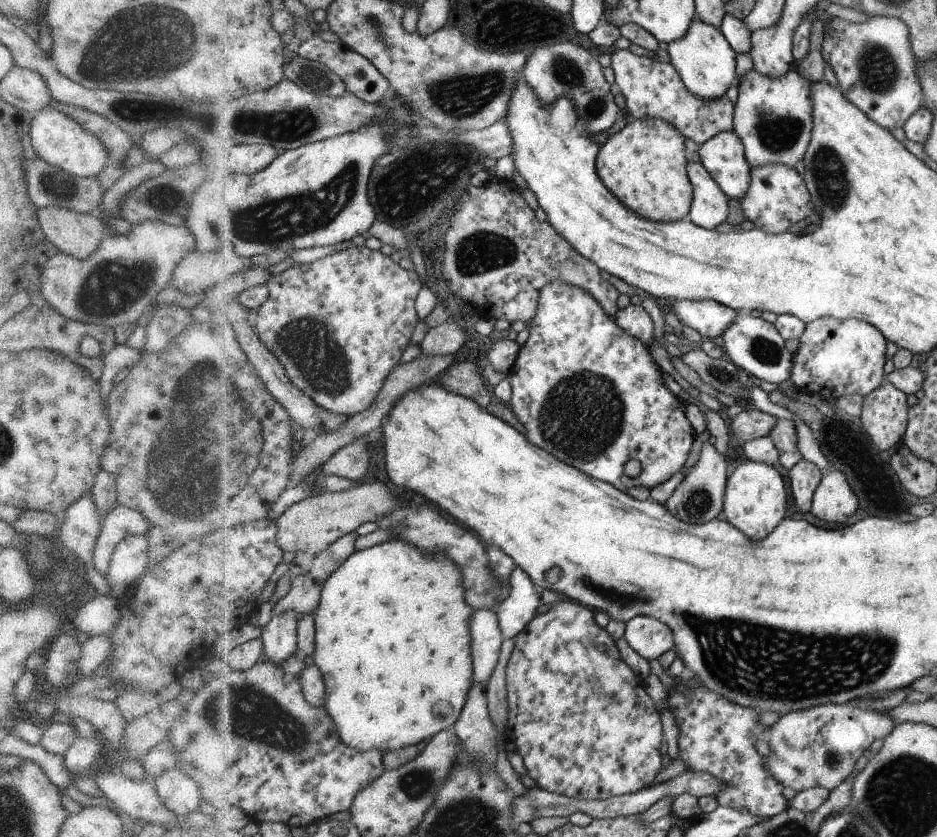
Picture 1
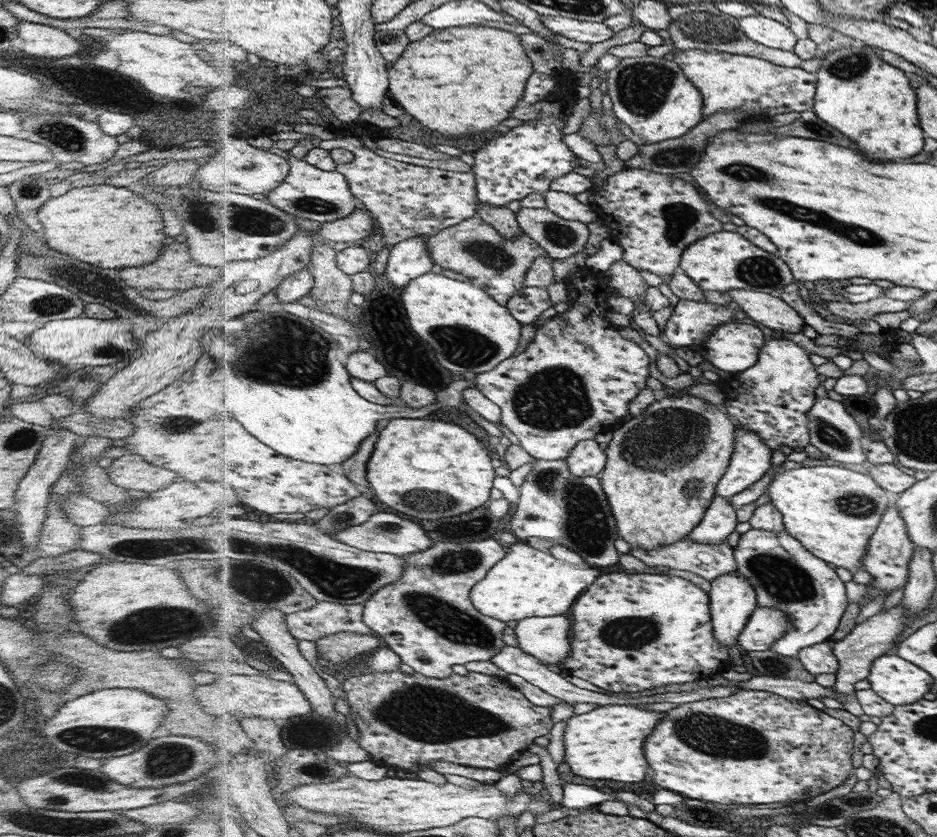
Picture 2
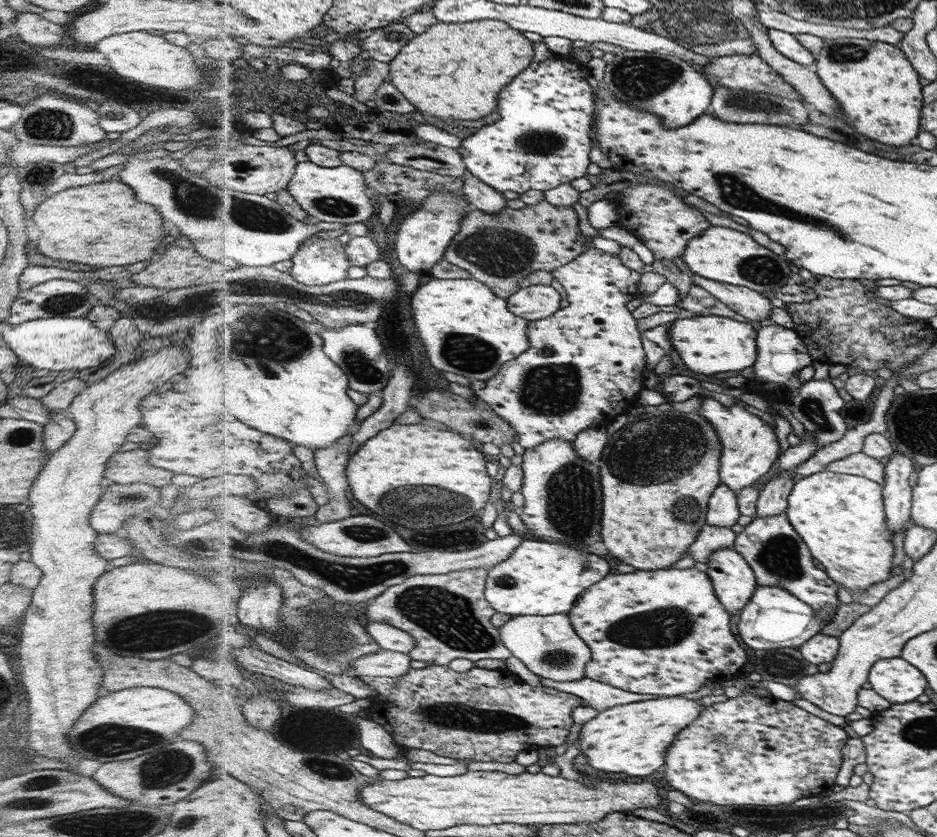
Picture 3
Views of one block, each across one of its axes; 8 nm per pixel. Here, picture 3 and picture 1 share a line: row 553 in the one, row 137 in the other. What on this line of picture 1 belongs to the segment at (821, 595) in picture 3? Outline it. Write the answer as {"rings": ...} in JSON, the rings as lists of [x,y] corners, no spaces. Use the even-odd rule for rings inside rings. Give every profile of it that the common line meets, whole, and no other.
{"rings":[[[794,66],[778,78],[758,74],[752,68],[738,82],[739,94],[733,114],[733,130],[743,140],[747,161],[752,168],[766,164],[784,164],[795,168],[804,158],[810,130],[815,128],[815,119],[812,118],[814,104],[810,98],[812,83]]]}

